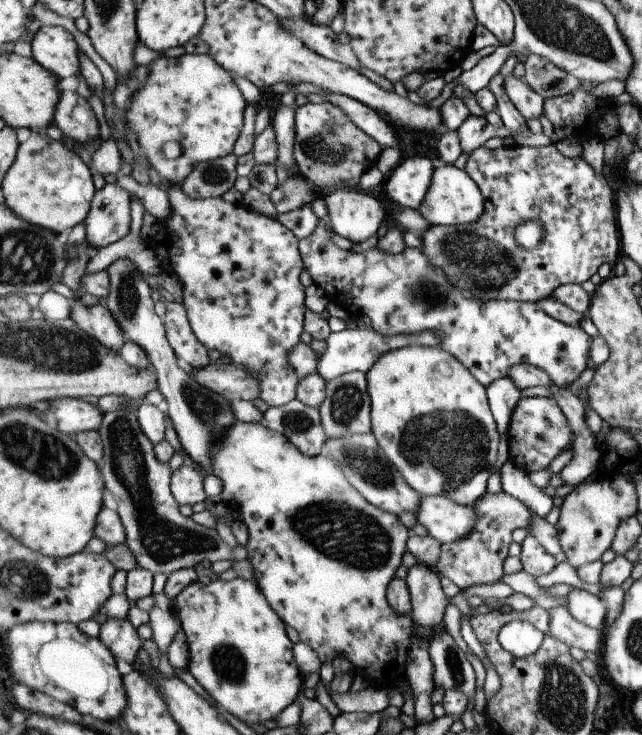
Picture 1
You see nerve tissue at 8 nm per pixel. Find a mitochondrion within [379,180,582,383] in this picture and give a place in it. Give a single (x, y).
(490, 266)

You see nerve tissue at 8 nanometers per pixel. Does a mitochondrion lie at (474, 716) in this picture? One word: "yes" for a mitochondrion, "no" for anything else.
no

